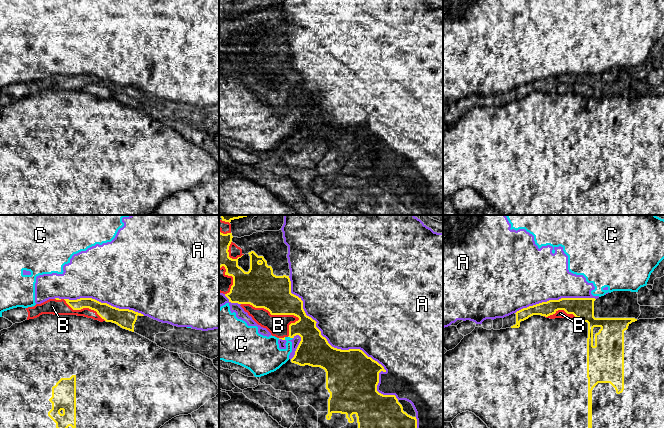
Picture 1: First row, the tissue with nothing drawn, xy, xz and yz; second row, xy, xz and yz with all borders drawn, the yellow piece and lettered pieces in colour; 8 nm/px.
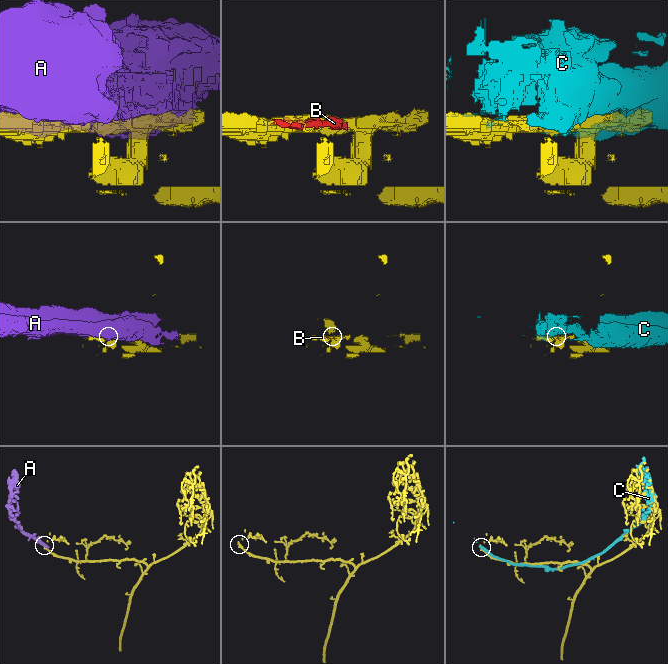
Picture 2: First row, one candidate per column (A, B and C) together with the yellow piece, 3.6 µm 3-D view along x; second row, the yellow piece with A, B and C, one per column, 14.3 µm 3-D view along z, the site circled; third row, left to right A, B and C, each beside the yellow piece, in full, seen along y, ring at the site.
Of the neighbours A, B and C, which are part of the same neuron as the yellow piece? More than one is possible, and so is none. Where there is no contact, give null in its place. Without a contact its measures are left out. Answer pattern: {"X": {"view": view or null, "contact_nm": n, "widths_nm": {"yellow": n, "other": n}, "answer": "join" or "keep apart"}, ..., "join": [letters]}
{"A": {"view": "xz", "contact_nm": 1350, "widths_nm": {"yellow": 420, "other": 480}, "answer": "keep apart"}, "B": {"view": "xz", "contact_nm": 480, "widths_nm": {"yellow": 320, "other": 180}, "answer": "keep apart"}, "C": {"view": "xz", "contact_nm": 40, "widths_nm": {"yellow": 260, "other": 260}, "answer": "keep apart"}, "join": []}

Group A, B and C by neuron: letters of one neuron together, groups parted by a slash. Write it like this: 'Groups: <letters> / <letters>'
Groups: A B C

